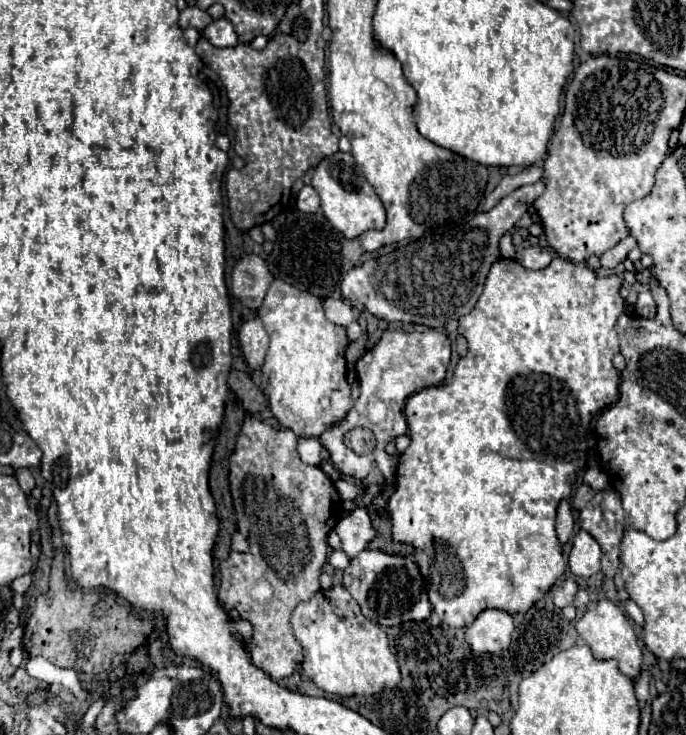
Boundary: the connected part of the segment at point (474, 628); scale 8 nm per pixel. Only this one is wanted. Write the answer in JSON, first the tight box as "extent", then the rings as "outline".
{"extent":[466,608,514,654],"outline":[[[488,608],[468,626],[466,638],[474,654],[496,654],[510,646],[514,632],[514,616],[506,610]]]}

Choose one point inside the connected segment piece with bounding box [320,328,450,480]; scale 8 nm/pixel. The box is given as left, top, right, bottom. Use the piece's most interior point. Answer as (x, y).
(402, 363)

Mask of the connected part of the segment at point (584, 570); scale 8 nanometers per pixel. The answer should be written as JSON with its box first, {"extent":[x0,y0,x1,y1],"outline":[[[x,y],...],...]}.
{"extent":[568,530,602,578],"outline":[[[580,530],[574,536],[572,552],[568,558],[572,574],[582,576],[582,578],[598,574],[600,572],[600,556],[602,556],[602,550],[600,550],[598,542],[588,532]]]}

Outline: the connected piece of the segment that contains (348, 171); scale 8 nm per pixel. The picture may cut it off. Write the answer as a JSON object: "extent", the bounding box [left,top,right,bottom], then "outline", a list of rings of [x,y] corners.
{"extent":[312,152,386,240],"outline":[[[338,152],[324,158],[316,166],[314,178],[312,178],[312,186],[320,196],[320,202],[322,202],[320,206],[322,206],[324,216],[348,240],[354,240],[368,230],[382,230],[386,226],[386,210],[382,206],[382,200],[374,192],[372,184],[360,176],[364,176],[364,172],[354,162],[354,156],[346,152]]]}

